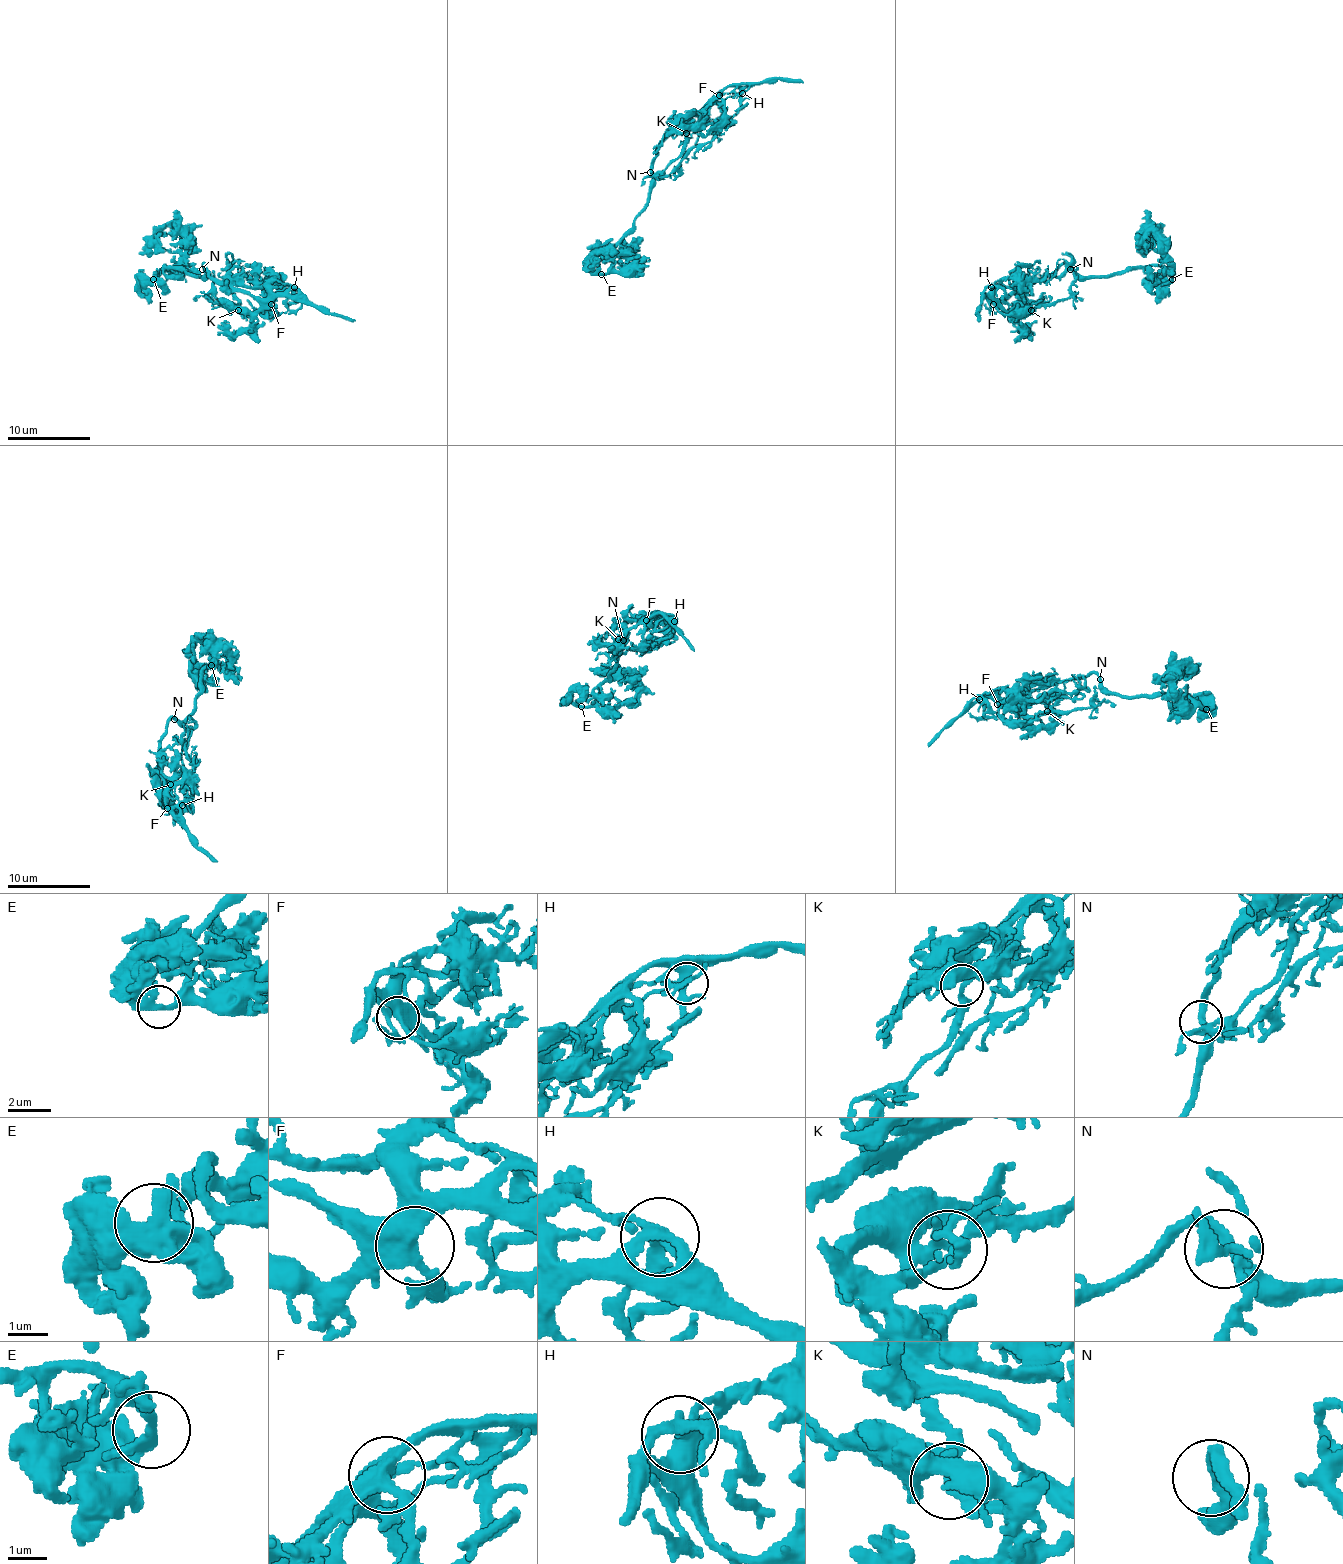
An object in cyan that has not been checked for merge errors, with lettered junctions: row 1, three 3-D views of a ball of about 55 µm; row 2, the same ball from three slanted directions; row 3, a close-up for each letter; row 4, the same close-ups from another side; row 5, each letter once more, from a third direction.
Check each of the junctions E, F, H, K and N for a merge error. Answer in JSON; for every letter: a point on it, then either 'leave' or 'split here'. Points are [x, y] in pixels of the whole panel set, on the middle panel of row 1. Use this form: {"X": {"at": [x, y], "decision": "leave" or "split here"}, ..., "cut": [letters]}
{"E": {"at": [601, 274], "decision": "leave"}, "F": {"at": [719, 95], "decision": "leave"}, "H": {"at": [742, 93], "decision": "leave"}, "K": {"at": [686, 133], "decision": "leave"}, "N": {"at": [650, 172], "decision": "leave"}, "cut": []}

